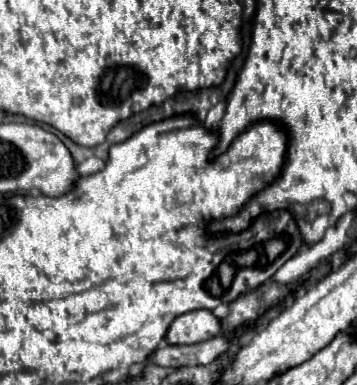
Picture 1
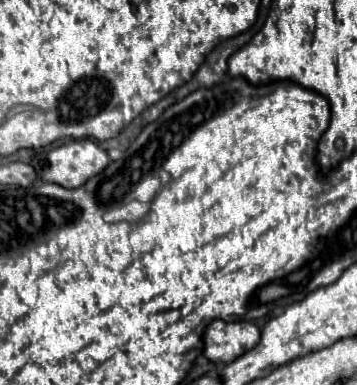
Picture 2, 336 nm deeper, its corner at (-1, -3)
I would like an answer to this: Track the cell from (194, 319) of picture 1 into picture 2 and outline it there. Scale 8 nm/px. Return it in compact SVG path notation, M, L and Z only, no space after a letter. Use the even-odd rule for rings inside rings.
M215 319L213 323L209 323L209 327L203 333L203 355L209 361L213 361L213 363L231 363L237 357L241 357L245 351L253 349L257 345L259 335L261 335L259 333L259 327L253 325L253 323L247 323L247 321L227 323L227 321Z

